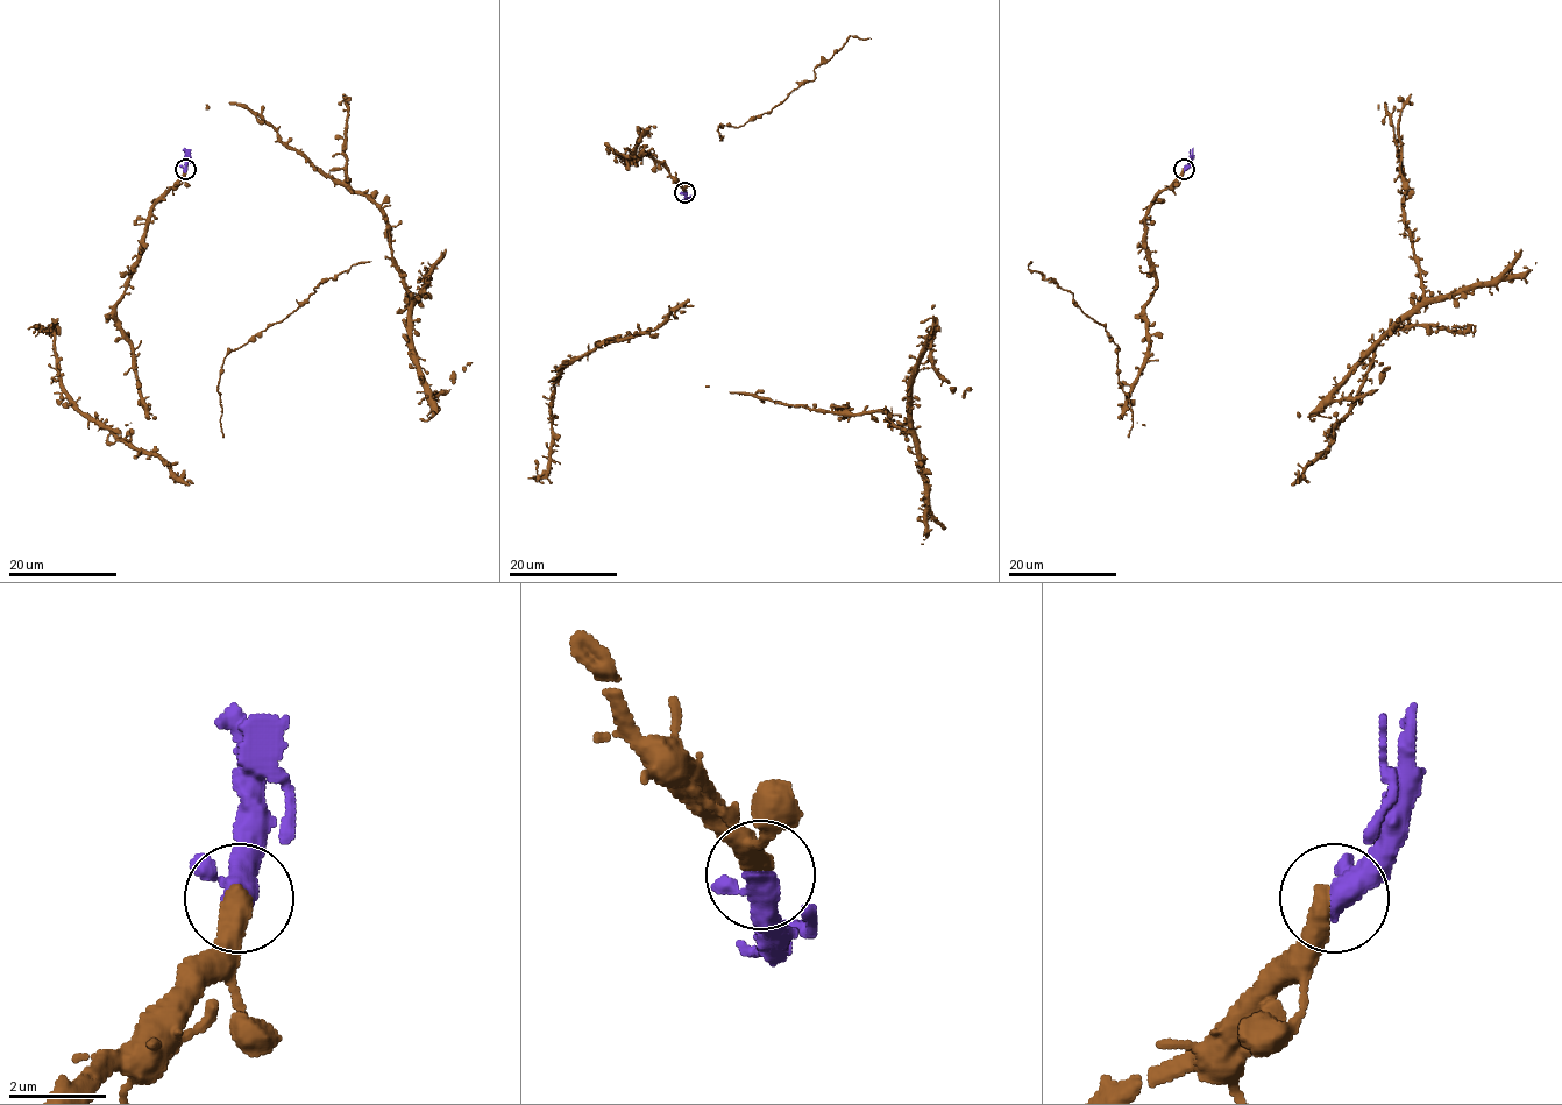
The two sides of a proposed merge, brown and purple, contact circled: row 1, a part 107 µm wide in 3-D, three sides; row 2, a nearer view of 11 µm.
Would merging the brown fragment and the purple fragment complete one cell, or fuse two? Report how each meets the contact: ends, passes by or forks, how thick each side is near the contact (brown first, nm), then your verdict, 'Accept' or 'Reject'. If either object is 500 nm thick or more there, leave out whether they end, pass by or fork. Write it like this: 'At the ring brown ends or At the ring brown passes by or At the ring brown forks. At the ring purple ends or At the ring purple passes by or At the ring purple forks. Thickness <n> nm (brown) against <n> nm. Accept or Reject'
At the ring brown ends. At the ring purple passes by. Thickness 480 nm (brown) against 400 nm. Accept

